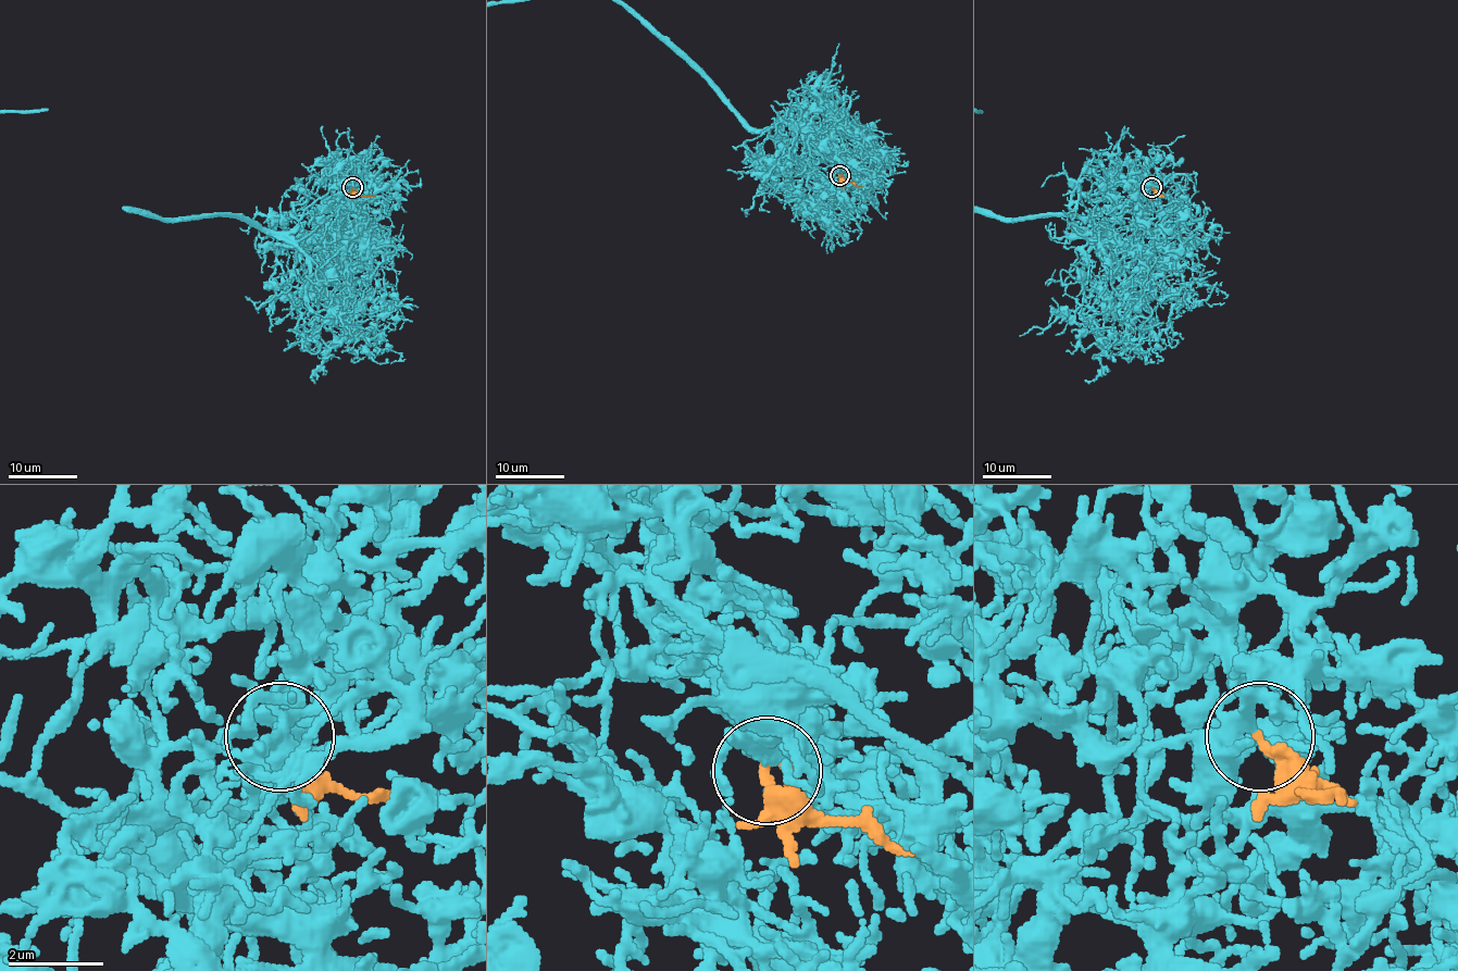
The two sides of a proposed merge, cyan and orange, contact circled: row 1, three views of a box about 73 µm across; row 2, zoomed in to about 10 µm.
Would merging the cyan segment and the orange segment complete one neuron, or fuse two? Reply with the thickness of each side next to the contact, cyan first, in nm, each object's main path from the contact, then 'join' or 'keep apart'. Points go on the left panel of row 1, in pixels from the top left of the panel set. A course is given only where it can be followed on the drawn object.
300/240 nm | orange via (352, 188), (358, 193), (374, 197) | join

